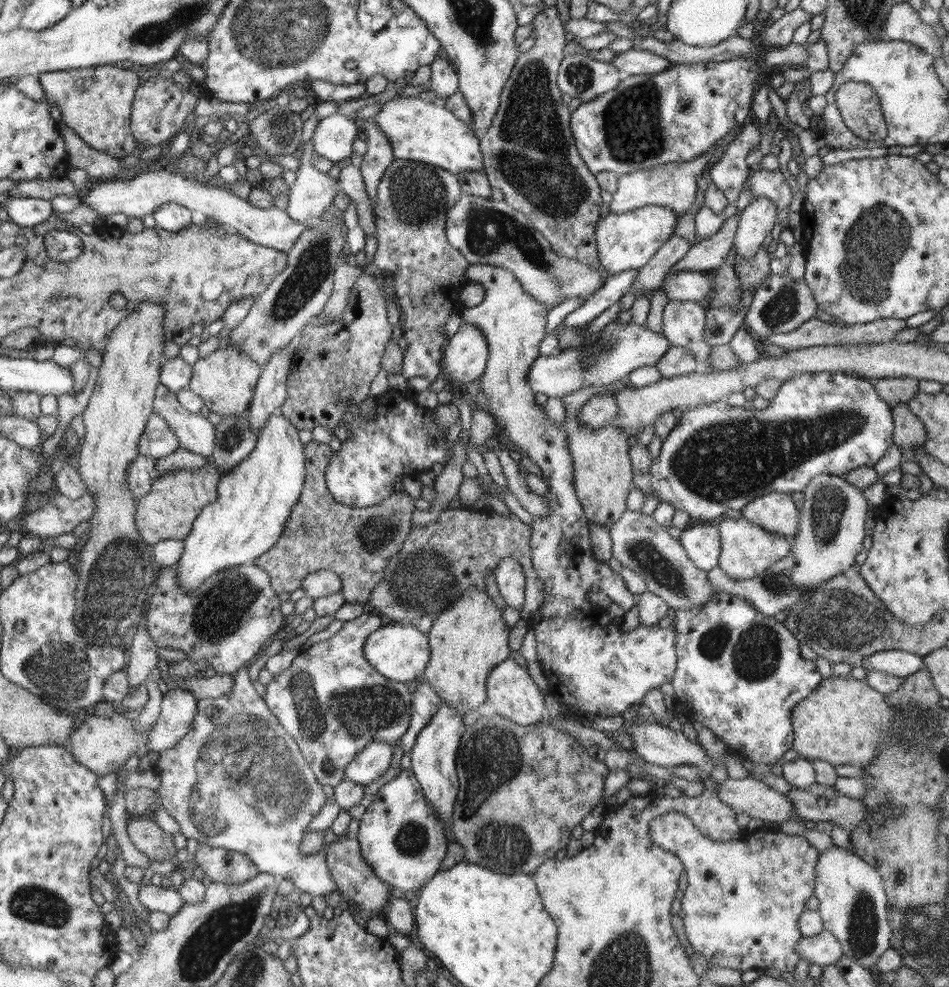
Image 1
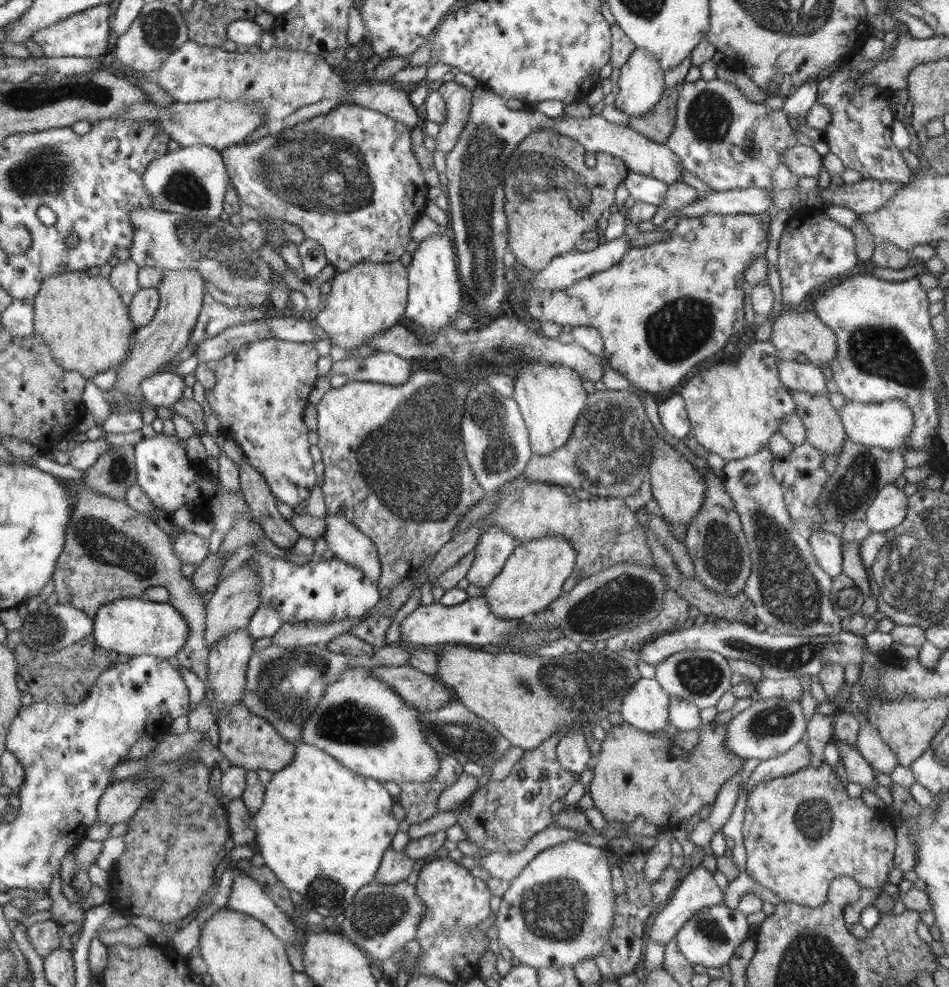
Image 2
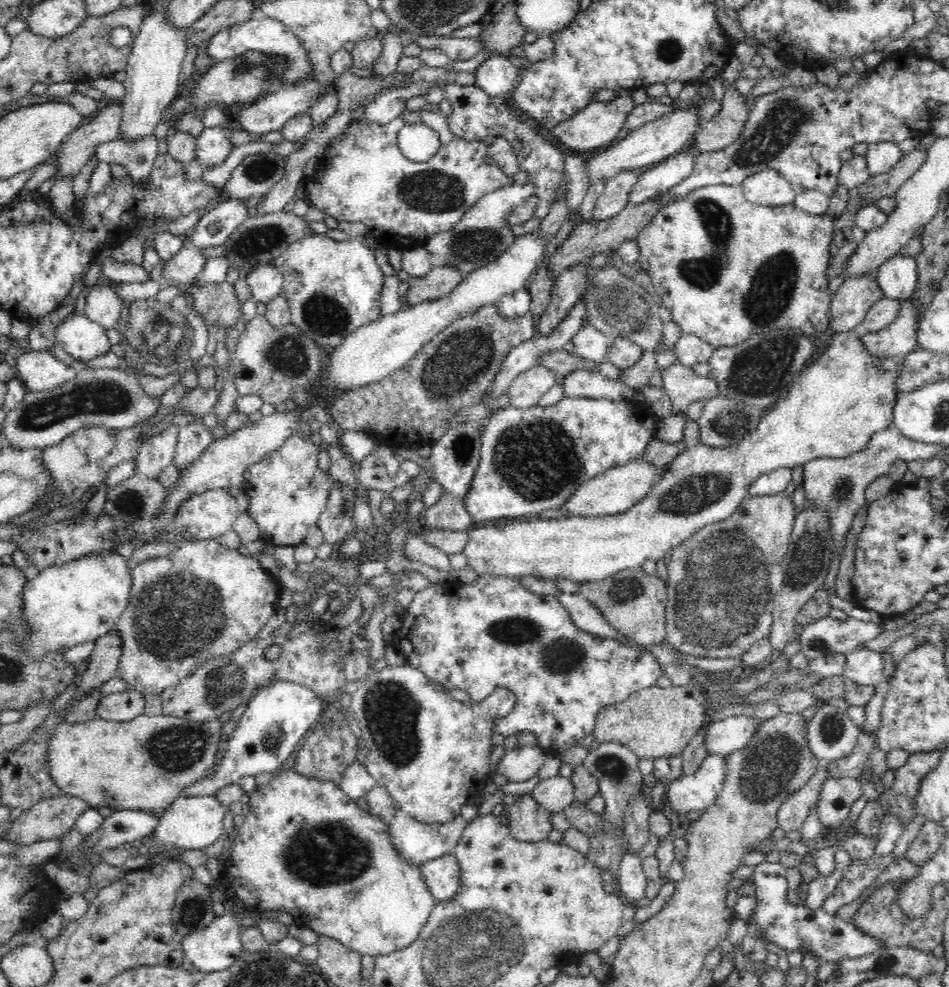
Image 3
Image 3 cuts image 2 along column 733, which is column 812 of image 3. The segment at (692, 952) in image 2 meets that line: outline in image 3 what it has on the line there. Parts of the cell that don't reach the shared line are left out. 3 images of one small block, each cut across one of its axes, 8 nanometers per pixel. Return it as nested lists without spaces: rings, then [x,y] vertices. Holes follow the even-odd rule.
[[[764,862],[758,864],[754,868],[753,880],[755,882],[755,896],[758,899],[756,910],[752,914],[753,926],[759,930],[757,934],[761,934],[767,942],[775,944],[782,950],[790,950],[790,952],[802,952],[807,950],[810,954],[814,954],[821,963],[825,962],[841,962],[843,959],[860,958],[867,954],[872,954],[881,946],[881,942],[870,936],[866,932],[862,932],[853,922],[844,921],[836,914],[829,914],[821,908],[810,909],[807,905],[791,904],[788,902],[788,868],[780,862]]]

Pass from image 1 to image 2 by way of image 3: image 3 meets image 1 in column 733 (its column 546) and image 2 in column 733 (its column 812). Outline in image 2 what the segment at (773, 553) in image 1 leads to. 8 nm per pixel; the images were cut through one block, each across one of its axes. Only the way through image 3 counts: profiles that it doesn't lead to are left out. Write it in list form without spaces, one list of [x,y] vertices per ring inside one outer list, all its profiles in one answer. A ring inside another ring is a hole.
[[[755,341],[747,345],[734,364],[714,364],[710,368],[700,370],[696,376],[684,383],[679,396],[684,400],[690,420],[690,436],[696,438],[708,452],[718,454],[725,461],[752,456],[766,447],[770,438],[779,431],[782,417],[794,413],[796,404],[792,401],[792,394],[778,377],[777,356],[778,350],[772,342]]]

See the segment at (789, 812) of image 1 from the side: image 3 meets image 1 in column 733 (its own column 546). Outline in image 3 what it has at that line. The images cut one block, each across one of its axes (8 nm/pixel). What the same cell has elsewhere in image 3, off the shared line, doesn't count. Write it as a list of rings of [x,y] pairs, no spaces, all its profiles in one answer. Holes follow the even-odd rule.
[[[559,774],[542,779],[529,794],[551,813],[563,811],[575,801],[574,785],[570,777],[562,777]]]

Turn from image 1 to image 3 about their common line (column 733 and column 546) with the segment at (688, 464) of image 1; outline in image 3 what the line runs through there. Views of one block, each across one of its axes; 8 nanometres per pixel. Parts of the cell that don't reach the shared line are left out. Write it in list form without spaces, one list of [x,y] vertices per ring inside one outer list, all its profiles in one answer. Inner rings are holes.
[[[564,397],[553,406],[542,408],[540,406],[532,406],[530,408],[515,408],[514,406],[510,406],[500,409],[496,414],[492,414],[488,423],[482,427],[480,462],[478,468],[476,468],[476,474],[474,474],[474,478],[470,482],[470,491],[467,491],[468,495],[463,500],[467,513],[470,513],[475,521],[482,522],[482,520],[500,520],[500,518],[540,515],[541,512],[549,509],[560,509],[574,495],[574,492],[582,482],[597,477],[599,474],[605,473],[608,469],[625,465],[627,462],[640,458],[648,443],[654,438],[653,430],[647,428],[647,424],[644,424],[644,418],[646,418],[644,416],[644,409],[644,406],[640,406],[630,410],[626,401],[613,402],[608,398],[595,400],[594,398]]]

